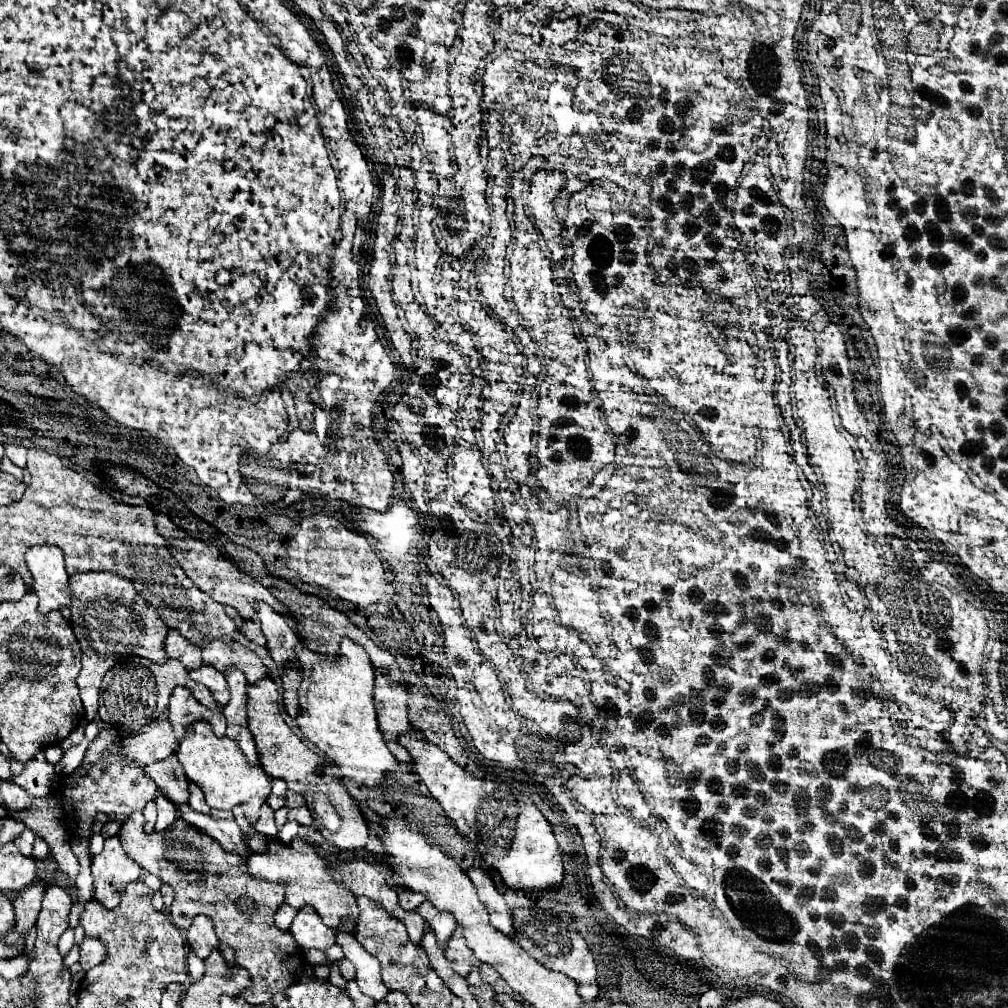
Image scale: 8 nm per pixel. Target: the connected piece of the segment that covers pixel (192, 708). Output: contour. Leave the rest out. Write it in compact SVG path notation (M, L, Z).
M177 686L171 694L171 702L169 702L169 720L173 724L173 730L175 730L175 736L177 738L183 738L183 732L189 724L197 722L197 720L205 720L211 724L213 732L217 736L225 736L225 720L223 720L223 714L219 710L209 710L205 708L203 704L199 704L193 694L183 688L183 686Z

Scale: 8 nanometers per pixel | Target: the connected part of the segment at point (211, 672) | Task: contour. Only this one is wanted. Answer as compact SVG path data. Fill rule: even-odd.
M203 664L199 670L191 670L189 676L191 676L195 682L205 684L205 686L211 690L211 694L215 696L215 700L221 704L221 708L227 704L227 700L229 700L229 688L227 688L225 676L223 676L219 670Z

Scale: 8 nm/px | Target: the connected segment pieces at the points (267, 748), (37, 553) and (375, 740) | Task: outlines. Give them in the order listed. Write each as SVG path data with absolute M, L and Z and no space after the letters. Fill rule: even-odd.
M271 678L259 680L259 684L251 684L247 694L249 694L249 728L257 742L261 768L273 778L283 778L287 782L289 790L309 798L311 792L307 792L307 788L313 788L315 780L311 775L305 776L305 772L303 772L307 762L325 762L325 772L330 766L321 756L317 756L313 750L309 750L287 726L287 722L281 716L281 706L277 702L277 700L281 700L281 696L277 692L277 684Z
M33 546L27 552L27 566L33 574L33 588L39 596L39 612L71 606L71 590L67 586L69 574L65 570L63 552L57 546Z
M347 638L341 640L337 662L329 662L309 648L299 648L297 652L303 668L303 682L299 688L301 716L297 718L297 726L303 736L339 768L341 776L367 788L383 786L395 756L391 756L377 724L373 706L373 666L367 652Z

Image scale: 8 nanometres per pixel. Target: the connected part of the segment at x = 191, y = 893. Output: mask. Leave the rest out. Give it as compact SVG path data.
M133 812L117 836L133 862L173 888L175 900L169 908L169 920L177 928L187 930L197 914L213 920L217 938L235 950L235 962L245 968L253 980L253 986L247 988L241 998L249 1004L263 1004L271 1000L275 992L287 990L297 980L297 970L305 964L303 952L289 932L275 926L275 914L283 904L287 888L285 884L251 876L245 860L225 852L213 838L183 818L177 818L175 824L163 832L145 834L143 814Z

